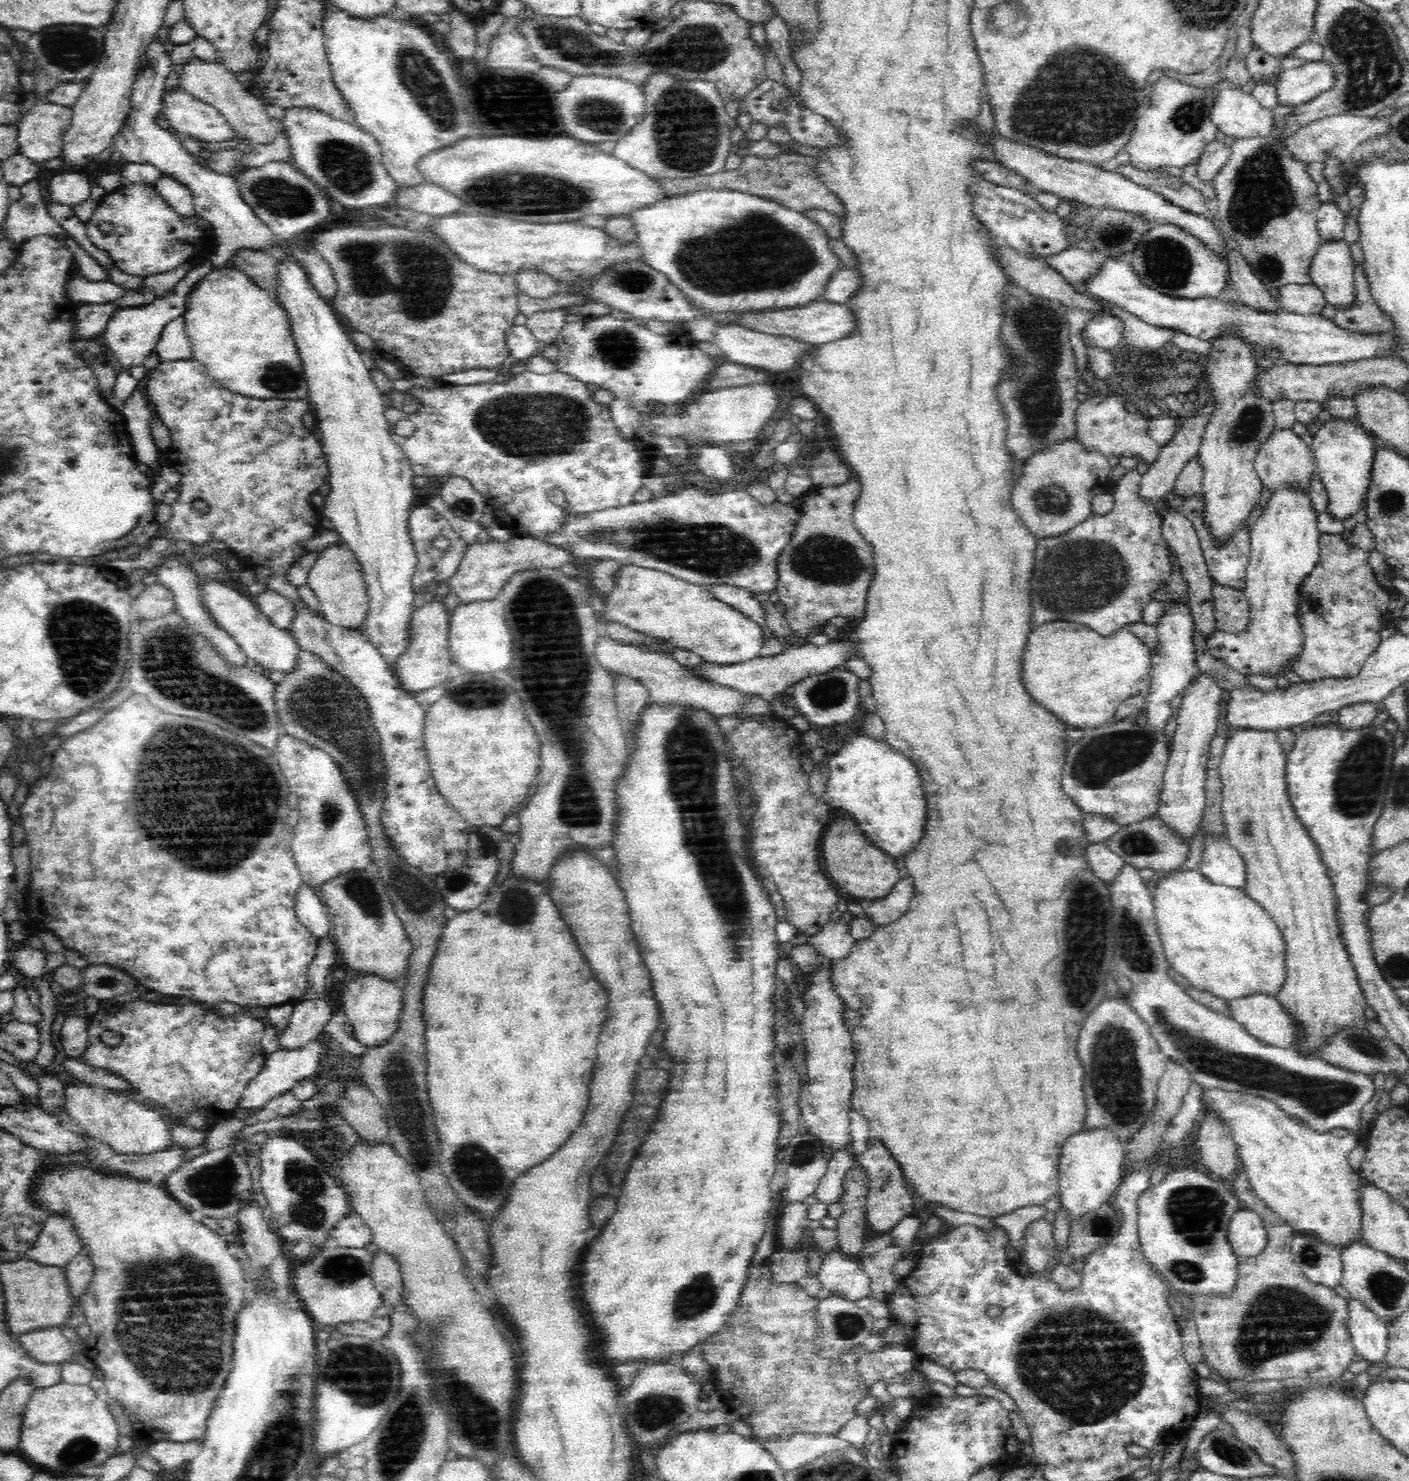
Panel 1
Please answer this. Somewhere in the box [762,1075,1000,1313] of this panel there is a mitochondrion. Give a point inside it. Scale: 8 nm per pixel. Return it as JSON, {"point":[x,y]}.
{"point":[804,1154]}

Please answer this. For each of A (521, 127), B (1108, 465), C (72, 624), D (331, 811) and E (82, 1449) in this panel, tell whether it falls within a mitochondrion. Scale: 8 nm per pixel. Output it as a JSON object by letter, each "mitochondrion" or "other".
{"A":"other","B":"other","C":"mitochondrion","D":"mitochondrion","E":"mitochondrion"}

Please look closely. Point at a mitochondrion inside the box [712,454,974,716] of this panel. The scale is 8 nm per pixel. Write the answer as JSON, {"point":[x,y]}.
{"point":[821,558]}

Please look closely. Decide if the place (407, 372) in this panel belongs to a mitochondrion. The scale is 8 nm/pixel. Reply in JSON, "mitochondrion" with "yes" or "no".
{"mitochondrion":"no"}

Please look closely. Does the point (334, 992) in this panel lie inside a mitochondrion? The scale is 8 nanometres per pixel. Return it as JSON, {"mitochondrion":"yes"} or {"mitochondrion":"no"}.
{"mitochondrion":"no"}

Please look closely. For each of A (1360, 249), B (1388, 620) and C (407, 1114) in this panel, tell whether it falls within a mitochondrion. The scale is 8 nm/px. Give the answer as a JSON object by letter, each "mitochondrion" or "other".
{"A":"other","B":"other","C":"mitochondrion"}

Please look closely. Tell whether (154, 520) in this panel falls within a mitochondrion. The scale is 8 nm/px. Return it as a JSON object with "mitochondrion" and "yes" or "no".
{"mitochondrion":"no"}

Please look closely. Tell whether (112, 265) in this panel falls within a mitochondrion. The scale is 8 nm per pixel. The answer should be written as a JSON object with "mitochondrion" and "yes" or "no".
{"mitochondrion":"no"}

